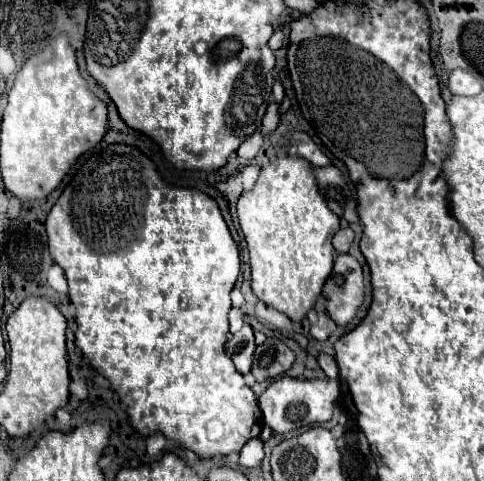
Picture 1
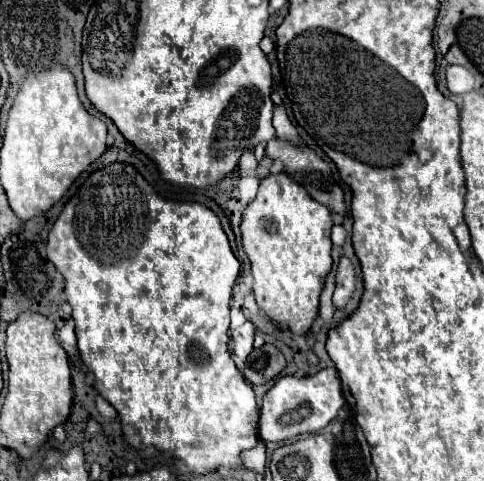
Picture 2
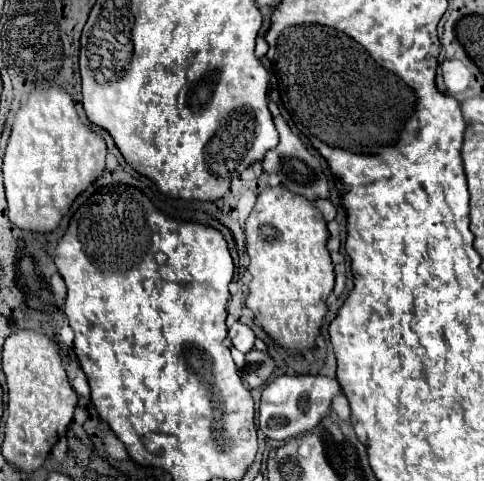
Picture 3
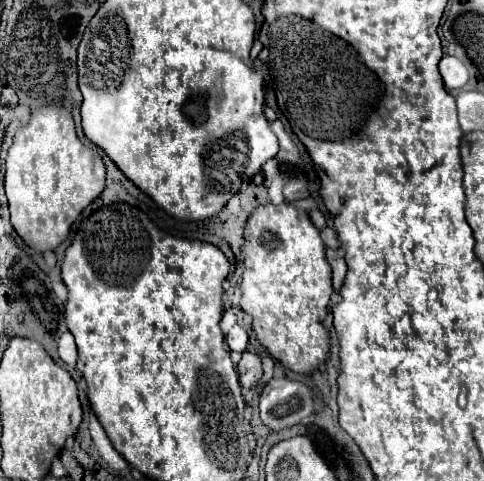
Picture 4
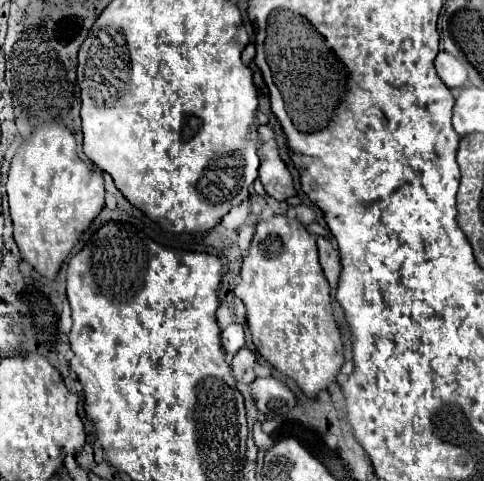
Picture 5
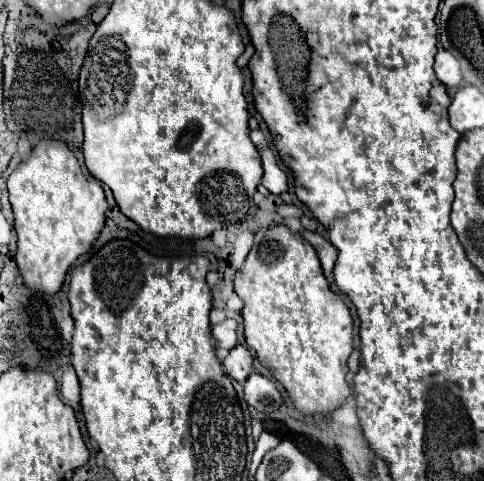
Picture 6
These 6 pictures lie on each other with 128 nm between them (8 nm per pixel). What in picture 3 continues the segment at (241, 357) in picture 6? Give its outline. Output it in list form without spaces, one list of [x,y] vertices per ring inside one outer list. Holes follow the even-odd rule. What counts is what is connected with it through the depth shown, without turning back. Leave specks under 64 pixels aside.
[[[254,348],[246,354],[246,364],[240,372],[250,388],[258,388],[266,384],[266,380],[272,376],[274,370],[276,370],[276,362],[268,356],[268,352],[260,352]]]

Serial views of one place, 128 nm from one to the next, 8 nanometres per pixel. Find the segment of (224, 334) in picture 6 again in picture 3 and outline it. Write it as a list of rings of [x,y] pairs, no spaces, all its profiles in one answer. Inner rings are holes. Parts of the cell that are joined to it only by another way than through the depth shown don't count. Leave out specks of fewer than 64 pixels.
[[[236,322],[228,328],[228,336],[234,344],[234,348],[238,348],[240,352],[250,352],[254,348],[254,332],[250,326],[242,324],[242,322]]]

